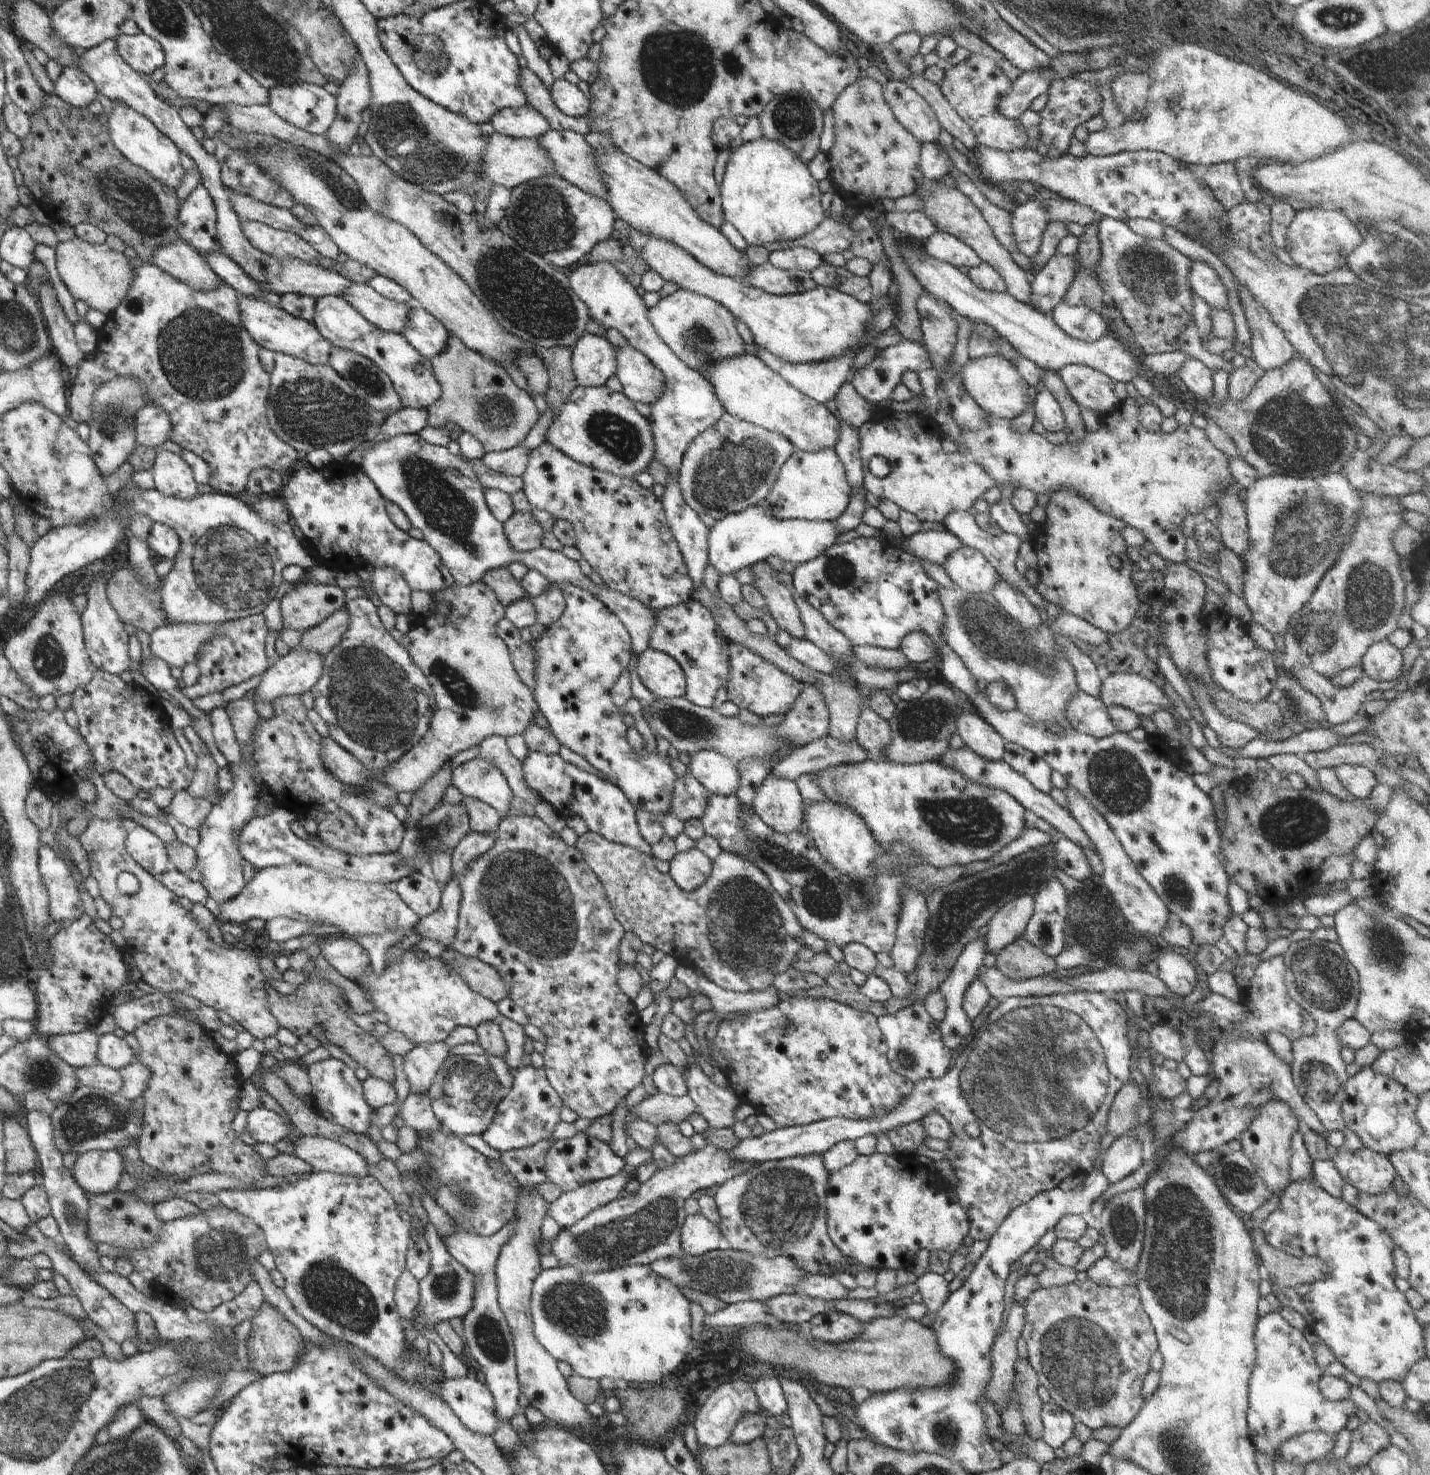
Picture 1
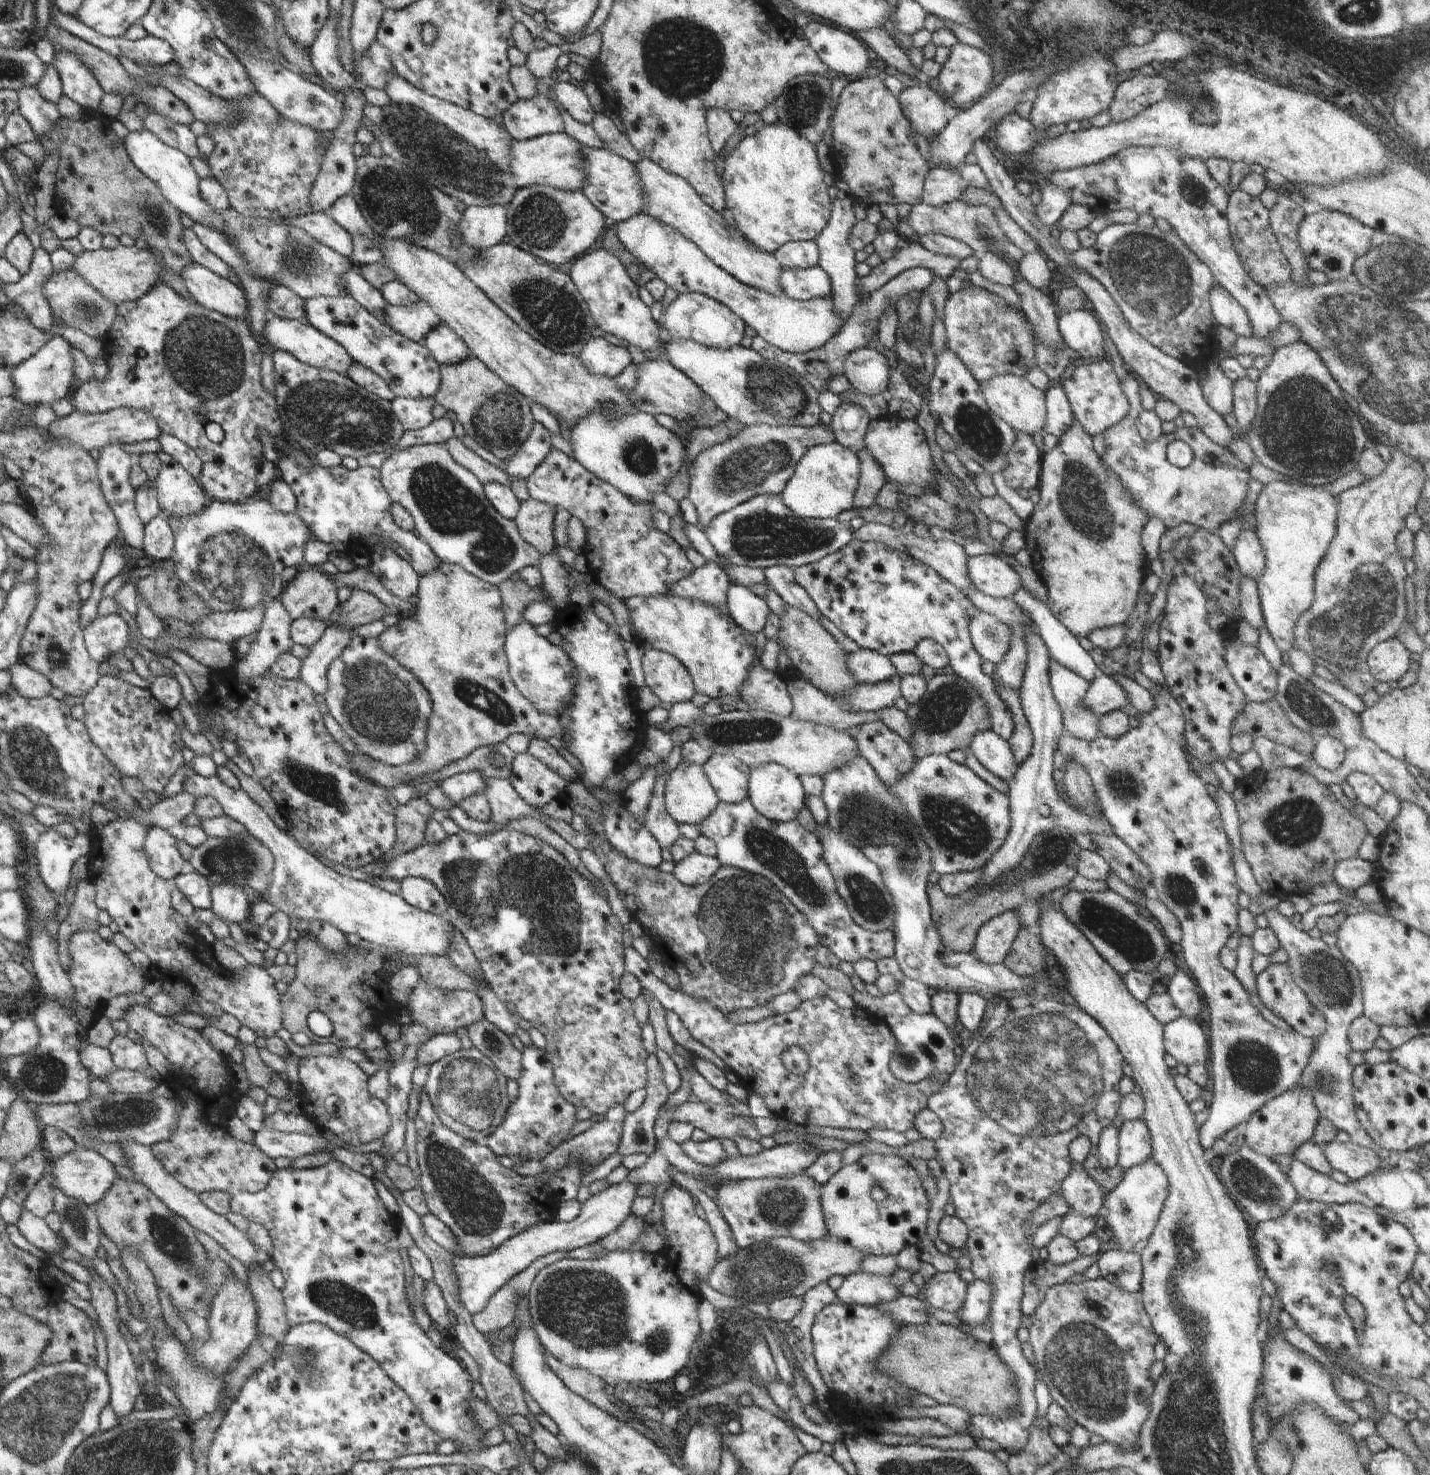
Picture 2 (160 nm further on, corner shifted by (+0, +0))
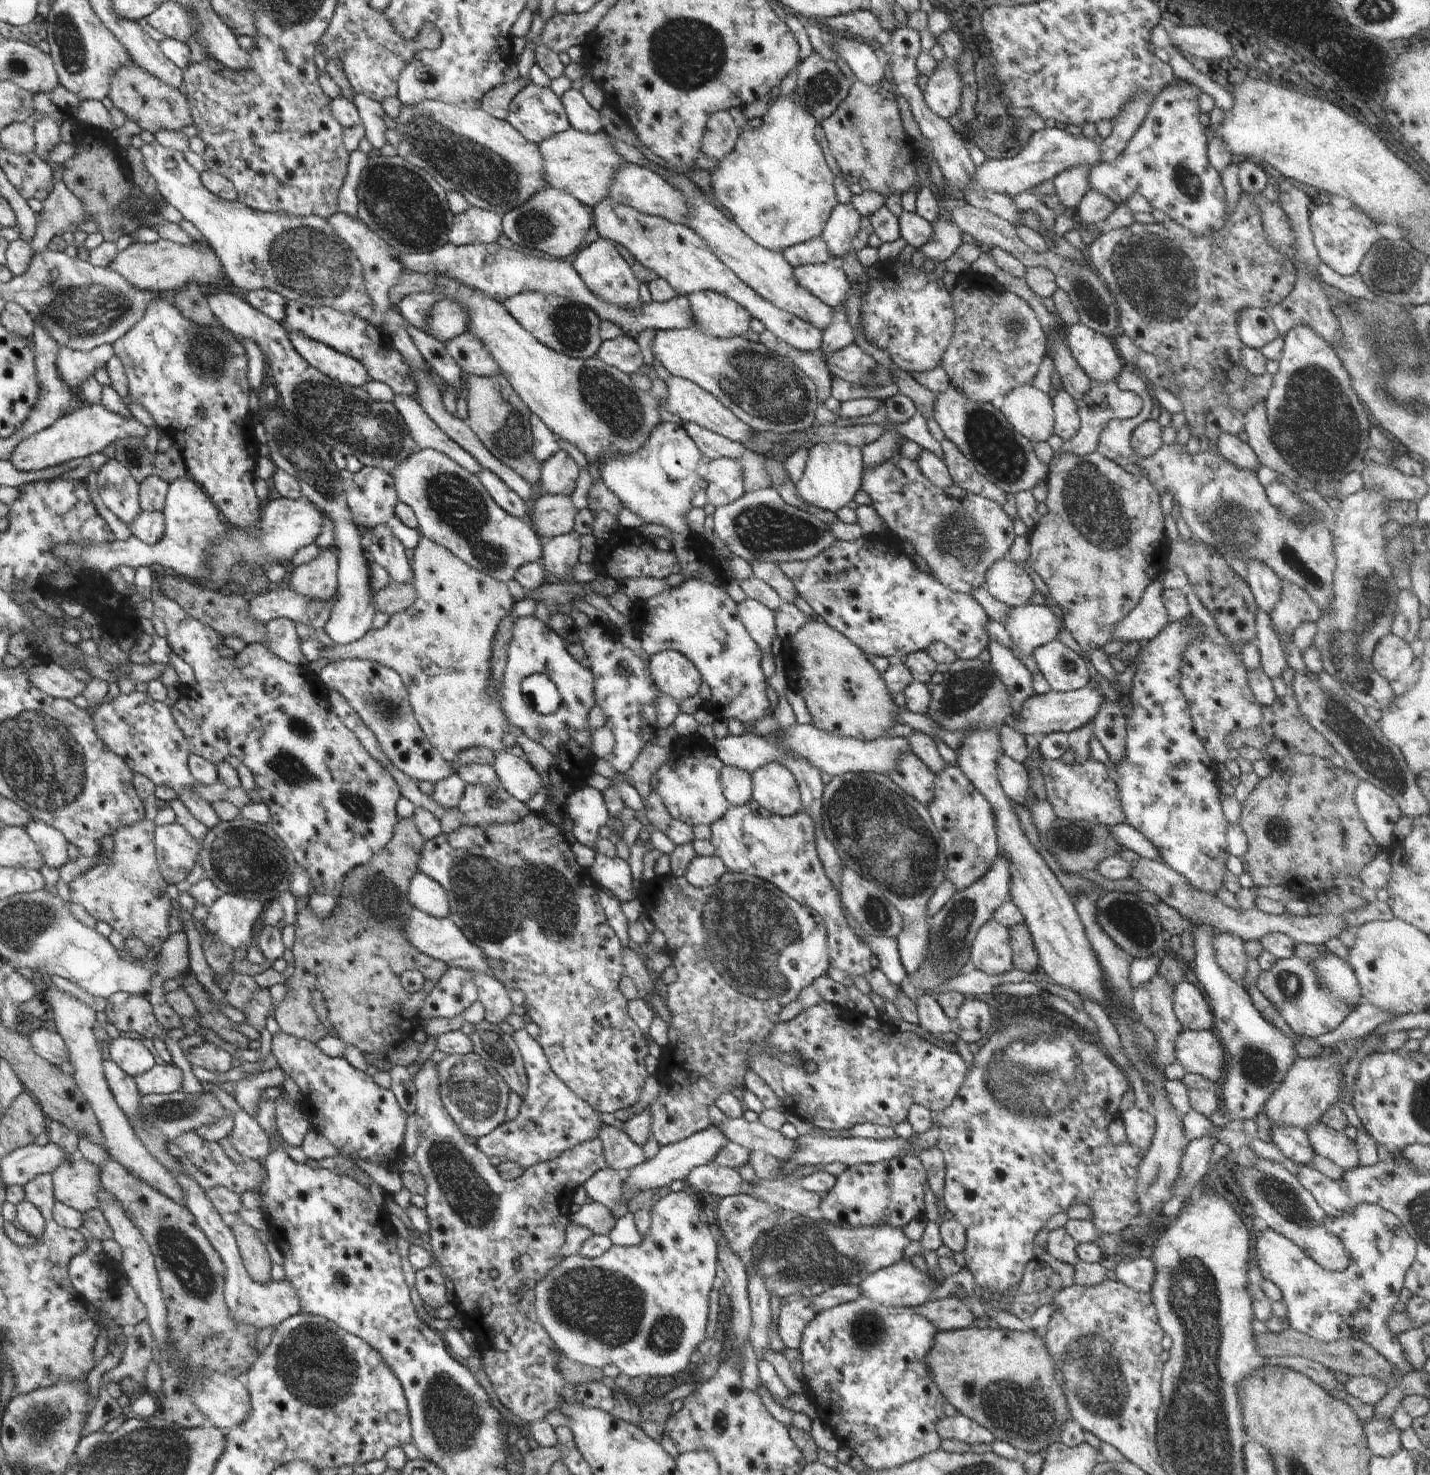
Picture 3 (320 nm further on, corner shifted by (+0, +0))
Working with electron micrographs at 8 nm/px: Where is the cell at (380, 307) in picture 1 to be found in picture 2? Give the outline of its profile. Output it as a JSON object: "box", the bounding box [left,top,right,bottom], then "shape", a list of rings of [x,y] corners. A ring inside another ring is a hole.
{"box":[384,301,441,343],"shape":[[[424,301],[401,307],[387,304],[385,311],[387,320],[384,324],[417,343],[421,343],[441,323],[434,309]]]}

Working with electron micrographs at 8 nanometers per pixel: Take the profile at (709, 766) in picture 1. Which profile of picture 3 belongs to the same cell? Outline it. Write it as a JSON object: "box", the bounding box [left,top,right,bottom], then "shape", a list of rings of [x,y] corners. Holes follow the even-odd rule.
{"box":[721,765,753,807],"shape":[[[725,765],[721,770],[721,787],[726,800],[734,807],[752,800],[753,782],[749,772]]]}

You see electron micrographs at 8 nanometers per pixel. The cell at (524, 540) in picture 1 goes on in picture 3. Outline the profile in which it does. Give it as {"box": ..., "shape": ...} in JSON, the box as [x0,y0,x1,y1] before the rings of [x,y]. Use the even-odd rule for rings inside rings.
{"box":[528,492,579,541],"shape":[[[544,492],[538,493],[532,509],[528,522],[543,541],[572,531],[574,516],[579,512],[572,503],[571,495],[551,495]]]}

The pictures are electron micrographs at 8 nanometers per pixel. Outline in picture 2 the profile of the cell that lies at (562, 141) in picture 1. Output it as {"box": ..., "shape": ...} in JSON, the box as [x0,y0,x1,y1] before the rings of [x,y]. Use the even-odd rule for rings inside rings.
{"box":[582,146,645,223],"shape":[[[582,146],[586,171],[582,190],[584,196],[607,218],[609,223],[625,221],[631,216],[642,213],[645,209],[645,190],[642,188],[635,164],[606,148]]]}

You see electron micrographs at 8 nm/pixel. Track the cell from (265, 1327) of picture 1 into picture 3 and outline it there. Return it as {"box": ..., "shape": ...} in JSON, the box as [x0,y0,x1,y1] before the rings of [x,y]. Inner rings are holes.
{"box":[221,1213,272,1283],"shape":[[[237,1213],[223,1214],[221,1217],[234,1233],[244,1268],[250,1278],[257,1283],[265,1283],[272,1279],[271,1246],[266,1246],[260,1241],[256,1235],[258,1230],[244,1223]]]}

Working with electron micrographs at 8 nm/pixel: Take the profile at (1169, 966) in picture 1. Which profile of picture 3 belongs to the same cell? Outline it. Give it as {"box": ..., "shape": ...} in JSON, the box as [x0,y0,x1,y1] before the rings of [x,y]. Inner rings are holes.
{"box":[1173,980,1214,1031],"shape":[[[1187,980],[1175,986],[1173,1009],[1182,1025],[1182,1031],[1213,1030],[1214,1017],[1210,1004],[1206,1003],[1200,991]]]}

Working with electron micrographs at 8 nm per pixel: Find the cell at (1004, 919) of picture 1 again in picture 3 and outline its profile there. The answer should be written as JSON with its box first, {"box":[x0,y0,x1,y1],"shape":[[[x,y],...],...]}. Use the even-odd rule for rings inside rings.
{"box":[970,918,1014,975],"shape":[[[993,918],[983,924],[973,940],[970,967],[989,975],[1003,975],[1014,970],[1009,928]]]}

